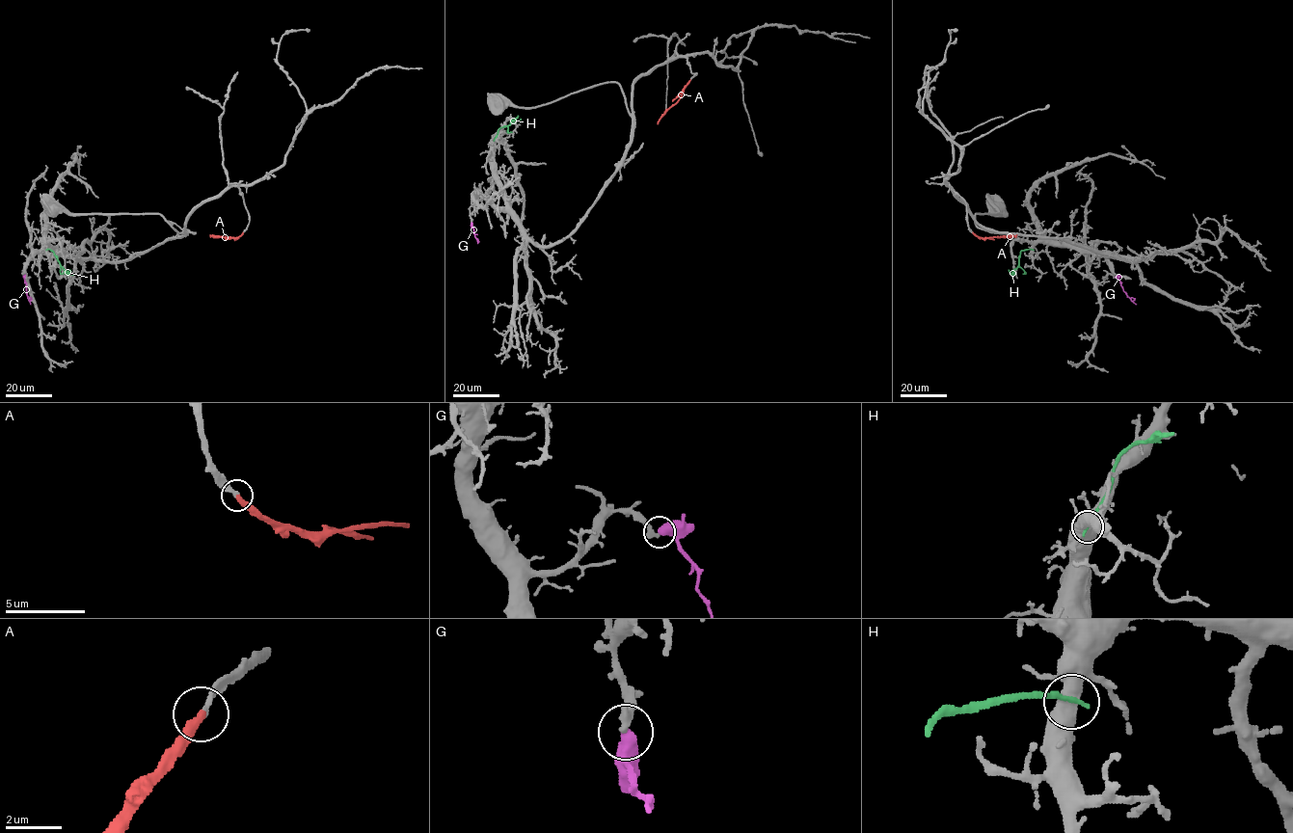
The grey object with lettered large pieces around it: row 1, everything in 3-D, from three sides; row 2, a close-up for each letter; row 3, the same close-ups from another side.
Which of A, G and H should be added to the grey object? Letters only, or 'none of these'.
A

